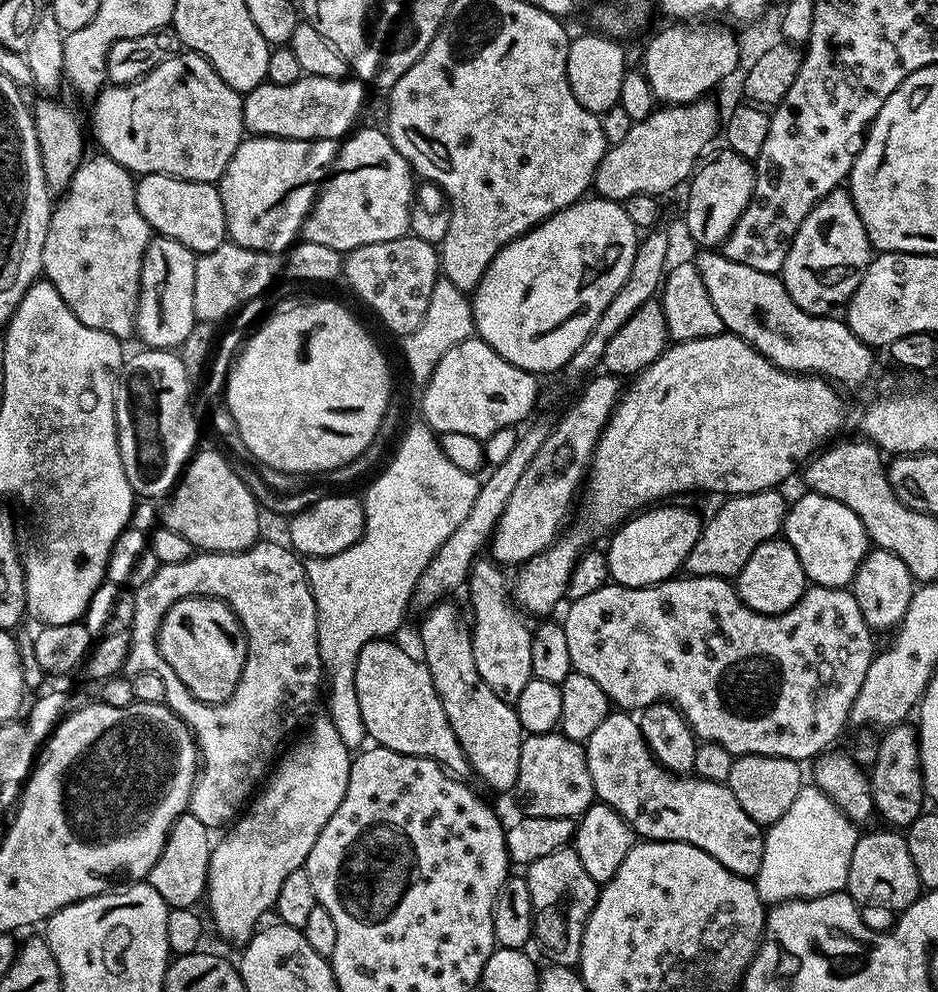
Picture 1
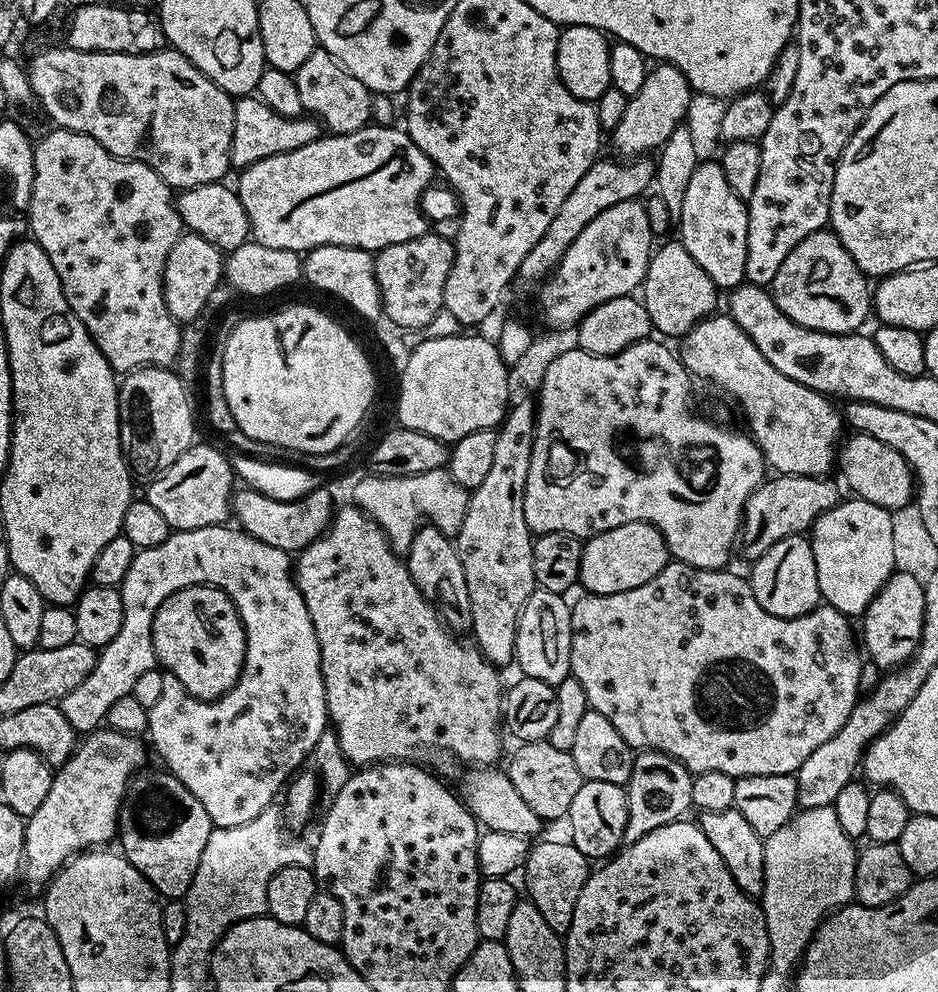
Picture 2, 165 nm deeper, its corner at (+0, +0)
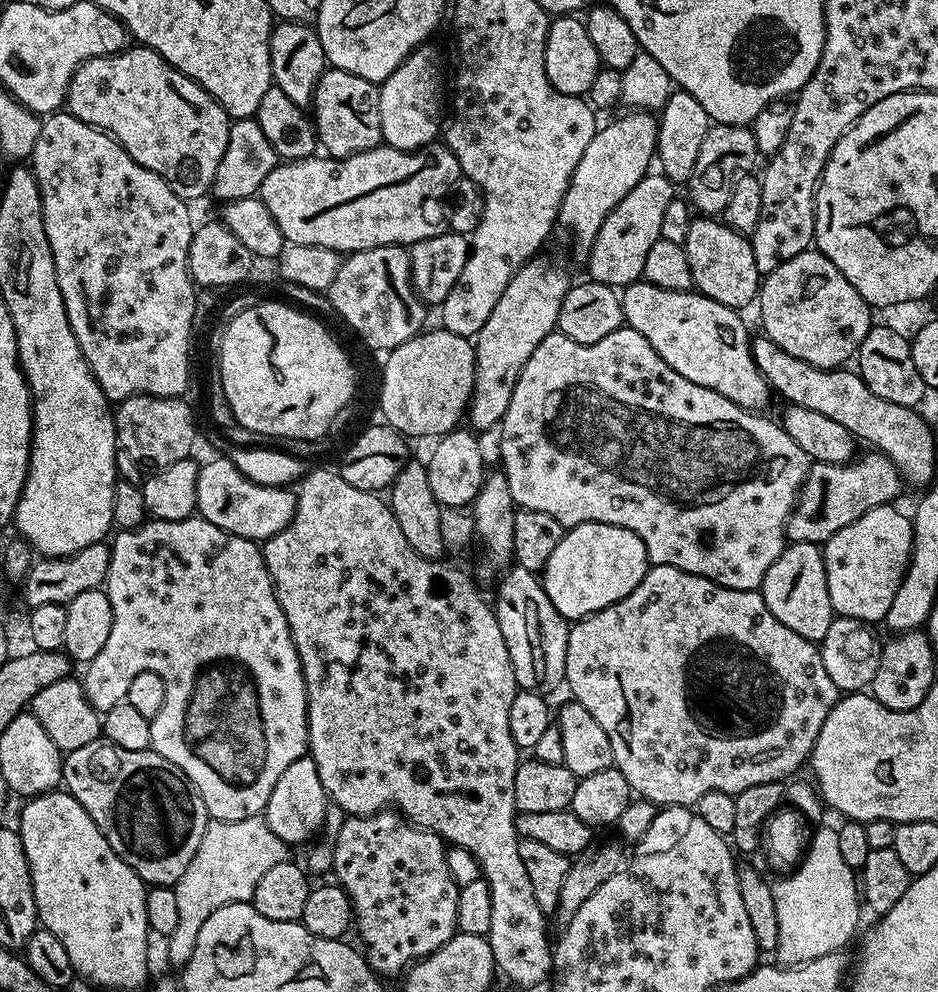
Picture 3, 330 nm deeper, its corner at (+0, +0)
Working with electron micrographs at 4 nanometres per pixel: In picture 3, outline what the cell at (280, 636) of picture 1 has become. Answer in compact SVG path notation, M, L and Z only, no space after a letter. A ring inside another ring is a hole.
M193 514L185 520L149 519L137 528L117 531L111 537L110 547L112 557L106 581L106 591L112 611L110 638L106 638L106 646L102 646L102 650L98 650L98 654L94 654L94 658L87 661L85 668L88 669L85 670L84 676L82 675L82 683L90 706L94 706L101 714L106 713L115 704L125 703L130 682L134 682L139 672L158 674L162 682L166 682L168 695L166 705L168 760L174 762L174 766L178 766L178 770L187 778L188 783L196 787L212 820L245 820L251 816L260 816L268 804L270 790L274 790L274 782L282 778L282 770L286 770L290 762L298 762L298 758L302 758L308 752L308 691L304 685L298 650L294 646L294 638L290 634L286 614L282 614L282 606L276 597L276 588L272 585L268 568L264 564L261 545L254 540L238 538L226 530L218 530L214 522L206 522L199 514ZM199 688L200 708L192 708ZM188 716L192 720L200 720L200 724L188 724Z

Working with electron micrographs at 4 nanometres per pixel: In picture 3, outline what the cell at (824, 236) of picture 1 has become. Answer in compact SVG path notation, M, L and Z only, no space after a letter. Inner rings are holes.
M809 250L782 262L778 270L763 277L758 293L760 324L763 335L769 336L786 354L802 358L819 368L847 365L860 351L869 328L873 327L873 309L846 282L846 274L818 250Z

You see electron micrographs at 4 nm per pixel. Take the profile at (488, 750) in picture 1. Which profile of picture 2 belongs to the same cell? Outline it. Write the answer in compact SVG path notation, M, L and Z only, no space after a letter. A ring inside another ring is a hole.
M425 523L410 542L406 563L414 586L418 586L420 593L434 605L444 627L453 634L471 633L470 590L466 590L466 573L462 570L462 558L458 558L455 543L442 530Z

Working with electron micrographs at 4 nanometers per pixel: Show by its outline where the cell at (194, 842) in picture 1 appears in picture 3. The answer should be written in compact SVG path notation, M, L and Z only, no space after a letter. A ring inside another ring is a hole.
M107 742L82 746L64 756L60 775L63 787L94 818L98 830L113 850L133 868L145 885L175 886L186 874L190 858L198 854L202 834L206 834L210 817L196 787L170 762L163 751L122 750Z

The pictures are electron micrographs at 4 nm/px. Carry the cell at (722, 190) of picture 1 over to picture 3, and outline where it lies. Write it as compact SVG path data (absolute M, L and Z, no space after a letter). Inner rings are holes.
M701 215L693 219L683 245L686 258L690 258L690 274L695 291L714 298L714 302L722 302L722 306L737 310L744 310L751 300L753 303L757 299L762 273L758 270L758 262L754 262L749 237L736 232L723 219Z

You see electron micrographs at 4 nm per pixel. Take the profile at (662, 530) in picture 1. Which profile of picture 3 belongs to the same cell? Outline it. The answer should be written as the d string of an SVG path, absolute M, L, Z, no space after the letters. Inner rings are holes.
M586 522L565 531L562 542L550 554L550 562L546 562L542 583L554 610L575 622L626 598L642 582L649 567L646 546L634 530Z

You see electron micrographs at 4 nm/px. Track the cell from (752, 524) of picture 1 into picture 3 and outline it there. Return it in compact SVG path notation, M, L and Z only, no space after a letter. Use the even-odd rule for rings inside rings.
M875 450L865 453L847 464L813 463L809 467L786 525L786 536L791 543L823 546L842 526L850 526L850 522L862 518L866 510L895 501L902 485L900 471L882 453Z

